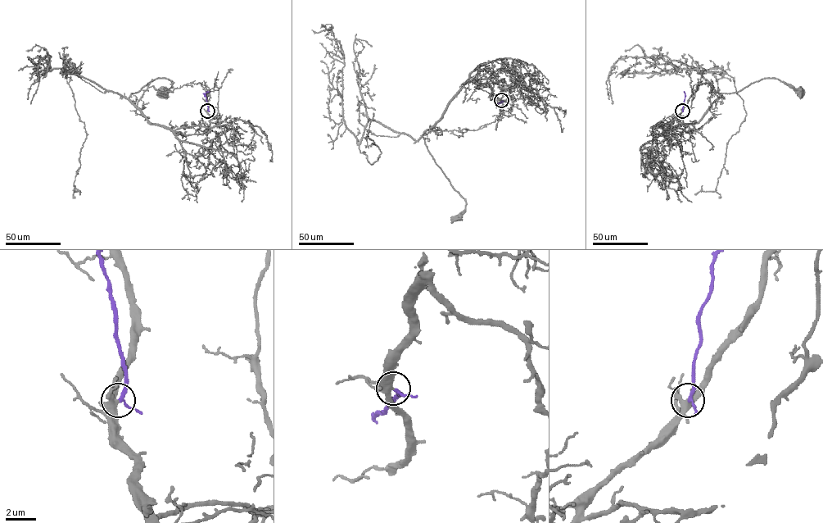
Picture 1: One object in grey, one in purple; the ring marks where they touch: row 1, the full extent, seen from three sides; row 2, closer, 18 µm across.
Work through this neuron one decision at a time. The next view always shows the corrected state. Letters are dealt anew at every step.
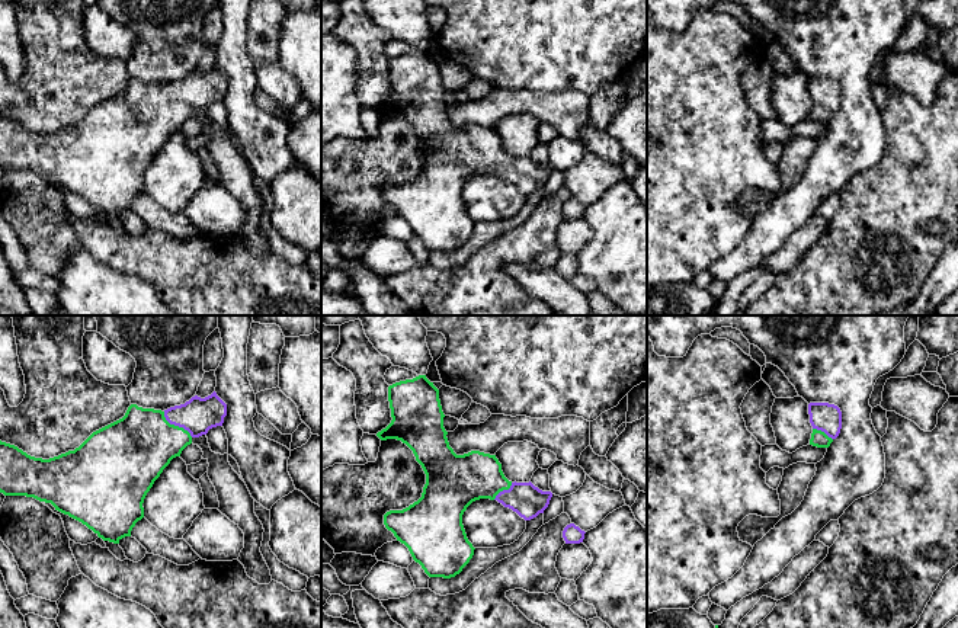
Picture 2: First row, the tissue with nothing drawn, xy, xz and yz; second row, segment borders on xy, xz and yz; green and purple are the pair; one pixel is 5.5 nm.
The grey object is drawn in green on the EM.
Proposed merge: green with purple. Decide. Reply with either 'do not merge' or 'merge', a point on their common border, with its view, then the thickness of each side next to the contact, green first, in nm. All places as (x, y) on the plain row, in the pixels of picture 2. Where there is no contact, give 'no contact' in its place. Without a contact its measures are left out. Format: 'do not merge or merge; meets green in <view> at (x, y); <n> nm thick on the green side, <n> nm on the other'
merge; meets green in xy at (176, 101); 380 nm thick on the green side, 200 nm on the other

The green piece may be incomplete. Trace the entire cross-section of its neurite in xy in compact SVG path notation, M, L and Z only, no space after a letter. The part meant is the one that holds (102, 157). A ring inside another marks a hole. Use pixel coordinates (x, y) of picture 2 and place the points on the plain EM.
M214 65L201 73L192 71L164 86L131 78L125 90L93 106L79 122L42 134L0 115L0 167L26 170L51 177L92 204L103 215L119 218L144 192L144 173L163 144L193 112L222 100L227 78Z

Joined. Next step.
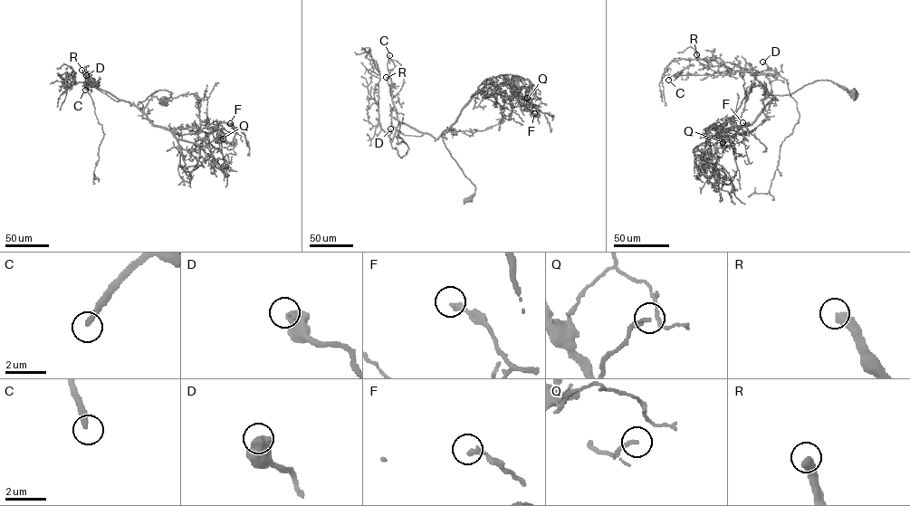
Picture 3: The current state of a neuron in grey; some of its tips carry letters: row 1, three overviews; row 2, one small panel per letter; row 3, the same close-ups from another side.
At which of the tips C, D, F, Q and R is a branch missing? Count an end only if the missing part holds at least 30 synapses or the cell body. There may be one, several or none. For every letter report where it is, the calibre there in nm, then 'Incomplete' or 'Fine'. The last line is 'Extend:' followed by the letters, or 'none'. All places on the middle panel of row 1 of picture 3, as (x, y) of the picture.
C: Place: (389, 55). Thickness 280 nm. Incomplete
D: Place: (390, 128). Thickness 650 nm. Fine
F: Place: (534, 113). Thickness 260 nm. Fine
Q: Place: (527, 98). Thickness 110 nm. Fine
R: Place: (386, 77). Thickness 440 nm. Incomplete
Extend: C, R

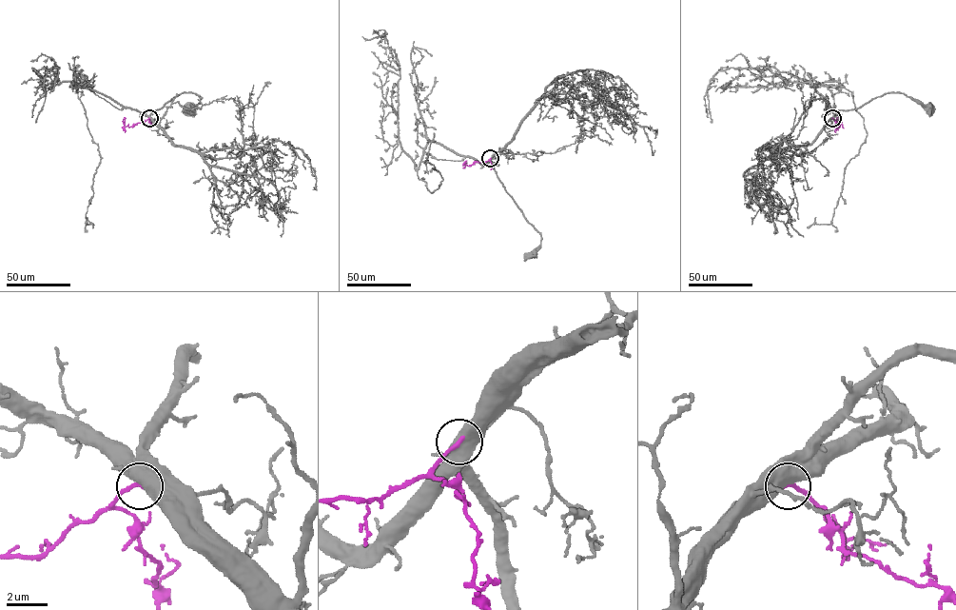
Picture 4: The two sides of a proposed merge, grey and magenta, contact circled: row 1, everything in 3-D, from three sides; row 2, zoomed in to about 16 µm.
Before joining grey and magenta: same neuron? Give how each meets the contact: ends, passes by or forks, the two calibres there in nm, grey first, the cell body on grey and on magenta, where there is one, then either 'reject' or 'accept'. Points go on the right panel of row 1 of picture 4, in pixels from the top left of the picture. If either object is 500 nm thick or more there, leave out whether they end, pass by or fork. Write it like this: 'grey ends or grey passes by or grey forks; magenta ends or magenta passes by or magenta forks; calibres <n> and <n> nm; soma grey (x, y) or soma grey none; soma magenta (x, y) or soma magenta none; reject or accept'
calibres 800 and 200 nm; soma grey (930, 110); soma magenta none; accept

